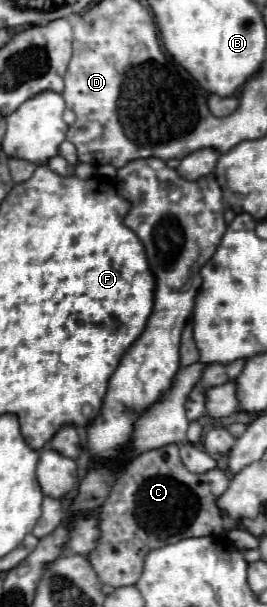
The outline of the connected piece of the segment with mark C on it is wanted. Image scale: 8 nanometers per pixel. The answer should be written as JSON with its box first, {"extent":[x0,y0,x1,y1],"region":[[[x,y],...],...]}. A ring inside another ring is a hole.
{"extent":[88,445,232,587],"region":[[[176,445],[146,451],[130,461],[98,513],[100,537],[88,553],[98,579],[112,587],[134,585],[142,575],[148,551],[186,537],[220,535],[224,525],[216,499],[228,489],[230,479],[232,475],[224,469],[210,469],[206,473],[188,471],[180,461]]]}

